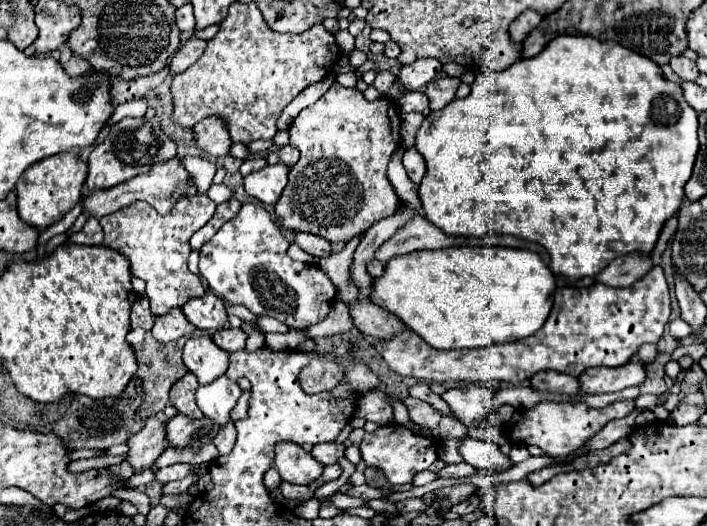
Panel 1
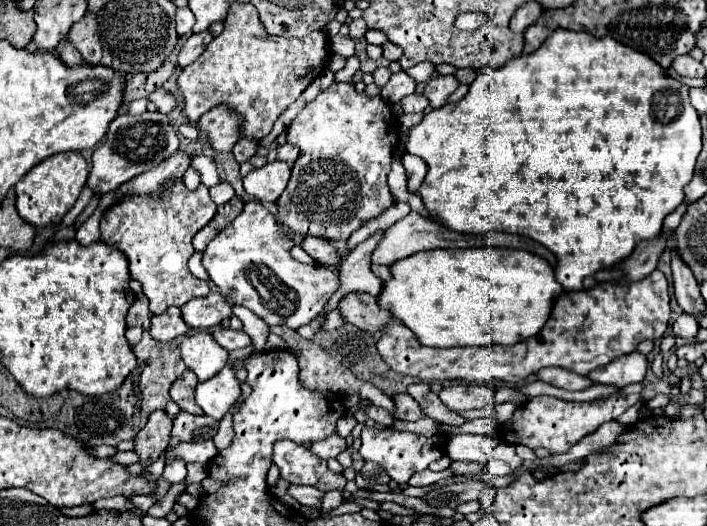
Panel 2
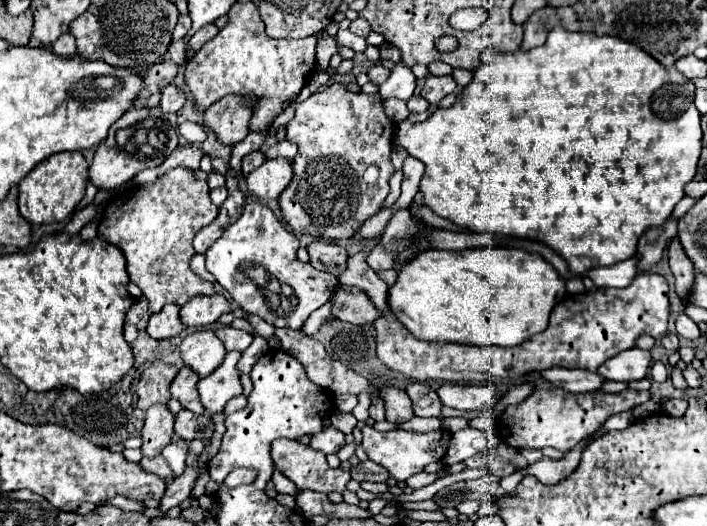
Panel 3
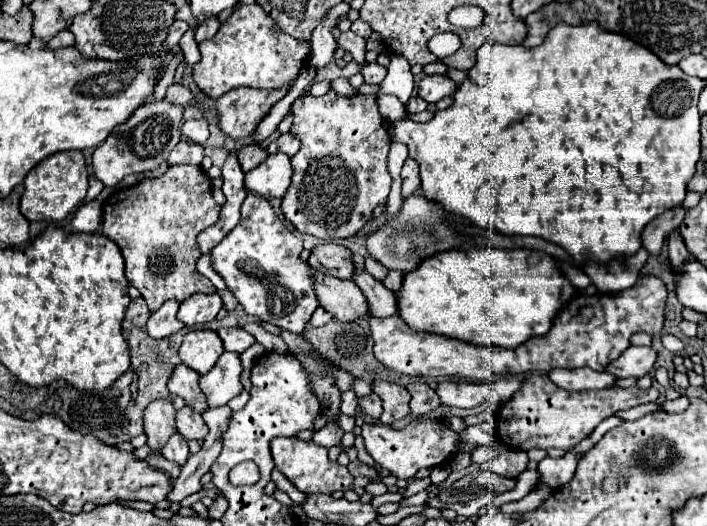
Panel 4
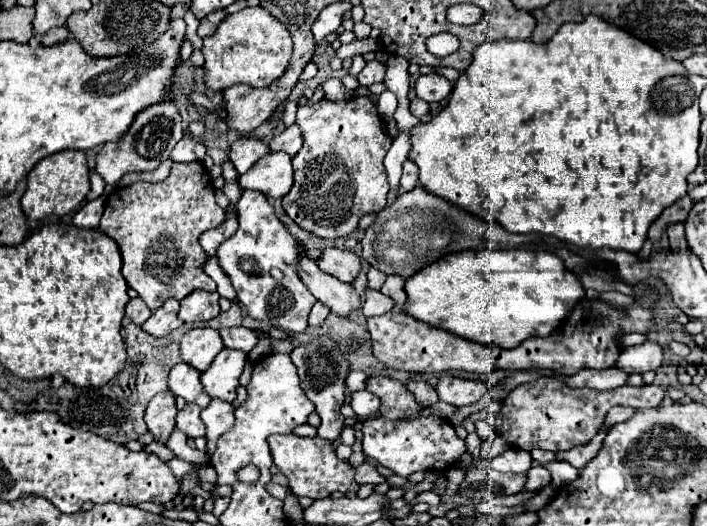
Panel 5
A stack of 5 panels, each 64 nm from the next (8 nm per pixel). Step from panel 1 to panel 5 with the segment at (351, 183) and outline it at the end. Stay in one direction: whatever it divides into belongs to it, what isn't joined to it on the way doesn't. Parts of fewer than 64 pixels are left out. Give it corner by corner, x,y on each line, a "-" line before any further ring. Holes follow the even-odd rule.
350,98
342,102
320,100
310,106
300,106
296,124
302,128
304,146
292,158
294,186
282,200
284,210
300,228
320,238
346,238
348,234
356,232
358,220
364,214
378,212
386,206
390,184
382,160
392,146
392,136
384,130
384,122
380,120
376,106
368,98

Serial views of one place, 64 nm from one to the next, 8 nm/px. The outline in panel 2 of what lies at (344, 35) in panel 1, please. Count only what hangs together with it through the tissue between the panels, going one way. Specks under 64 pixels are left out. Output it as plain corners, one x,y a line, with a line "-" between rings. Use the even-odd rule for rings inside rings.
336,34
334,38
330,38
330,42
332,42
332,52
342,54
344,58
354,56
354,42
352,42
352,40
342,38
342,36
338,36
338,34

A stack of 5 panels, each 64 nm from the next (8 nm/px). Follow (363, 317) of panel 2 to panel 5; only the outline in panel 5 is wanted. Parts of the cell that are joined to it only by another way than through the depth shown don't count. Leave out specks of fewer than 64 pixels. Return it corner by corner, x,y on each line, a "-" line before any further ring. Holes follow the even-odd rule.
298,242
298,276
316,296
316,300
326,304
338,316
348,316
350,310
362,306
356,290
350,284
338,282
336,278
330,278
330,274
322,272
318,264
314,264
314,260
306,256
306,250
300,242

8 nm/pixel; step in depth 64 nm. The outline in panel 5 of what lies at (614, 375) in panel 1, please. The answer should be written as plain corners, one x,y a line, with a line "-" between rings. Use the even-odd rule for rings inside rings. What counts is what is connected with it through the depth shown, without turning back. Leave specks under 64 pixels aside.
646,340
644,344
624,348
616,366
626,370
628,374
642,374
648,370
656,370
664,360
664,348
656,342

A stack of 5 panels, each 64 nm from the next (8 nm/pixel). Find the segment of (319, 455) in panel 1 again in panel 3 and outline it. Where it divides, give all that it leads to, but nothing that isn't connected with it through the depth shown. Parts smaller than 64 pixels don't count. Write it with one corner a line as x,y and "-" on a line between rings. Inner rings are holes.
330,426
330,428
314,434
312,440
310,440
310,446
312,446
314,450
324,452
324,454
338,452
338,450
344,446
344,434
342,434
340,430
336,430
336,428

